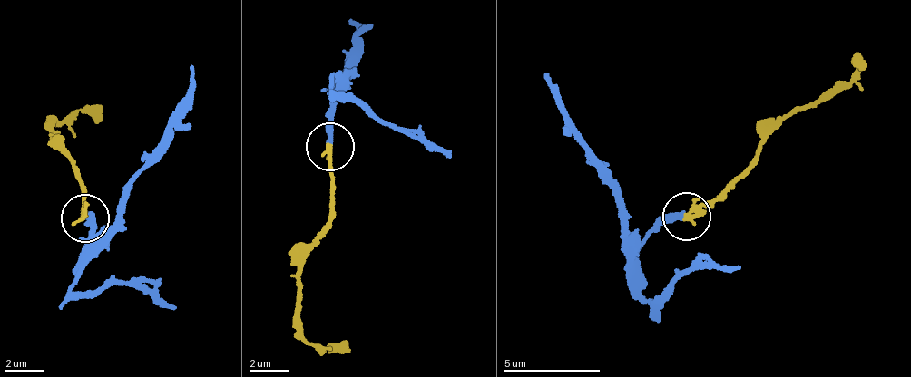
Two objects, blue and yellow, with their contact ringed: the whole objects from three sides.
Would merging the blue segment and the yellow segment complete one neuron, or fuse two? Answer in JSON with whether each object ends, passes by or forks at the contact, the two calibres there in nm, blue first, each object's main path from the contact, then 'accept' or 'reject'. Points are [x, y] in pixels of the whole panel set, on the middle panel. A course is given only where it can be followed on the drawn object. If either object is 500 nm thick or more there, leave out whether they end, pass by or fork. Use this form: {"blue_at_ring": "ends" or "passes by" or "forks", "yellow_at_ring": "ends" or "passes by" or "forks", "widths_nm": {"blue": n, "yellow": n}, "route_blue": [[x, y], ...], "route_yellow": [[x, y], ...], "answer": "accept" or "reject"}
{"blue_at_ring": "ends", "yellow_at_ring": "ends", "widths_nm": {"blue": 320, "yellow": 240}, "route_blue": [[331, 143], [337, 110], [328, 90], [335, 81], [333, 87], [353, 91], [379, 119], [420, 136], [453, 158]], "route_yellow": [[331, 148], [331, 207], [319, 245], [308, 256], [296, 316], [313, 347], [337, 352], [349, 341]], "answer": "accept"}

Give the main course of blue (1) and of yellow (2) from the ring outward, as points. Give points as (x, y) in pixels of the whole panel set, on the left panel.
1: (87, 216), (96, 227), (87, 240), (82, 272), (74, 284), (92, 291), (118, 280), (154, 288), (175, 311)
2: (86, 217), (84, 189), (76, 159), (63, 152), (48, 129), (63, 119), (91, 112), (103, 120)

